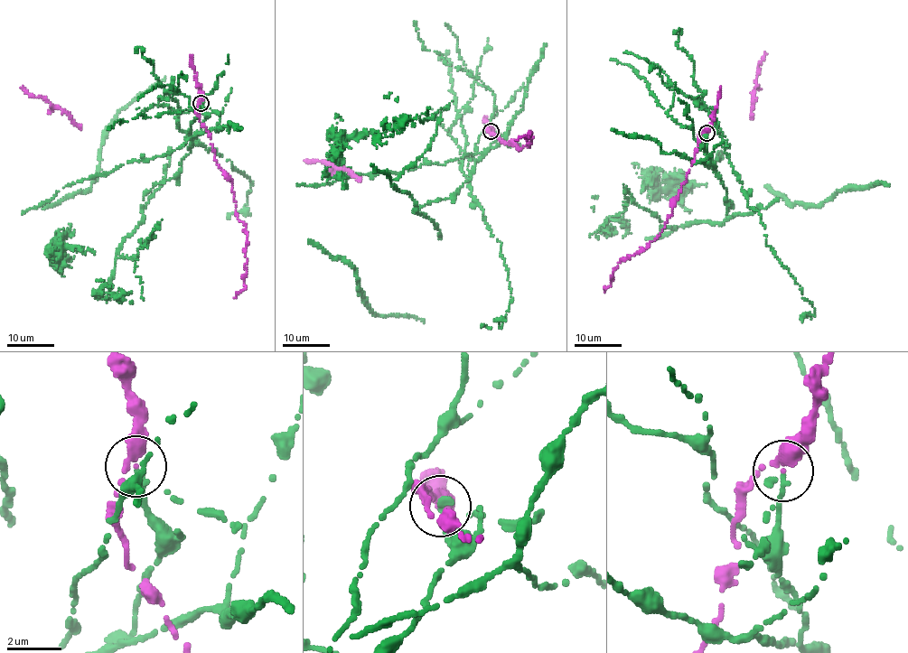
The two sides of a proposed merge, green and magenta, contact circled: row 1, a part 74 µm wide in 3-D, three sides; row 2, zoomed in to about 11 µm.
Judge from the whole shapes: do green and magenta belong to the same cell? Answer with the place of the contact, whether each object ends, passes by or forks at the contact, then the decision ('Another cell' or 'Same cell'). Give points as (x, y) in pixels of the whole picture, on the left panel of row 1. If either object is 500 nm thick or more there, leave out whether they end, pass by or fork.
Place: (201, 103). At the ring green passes by. At the ring magenta passes by. Another cell

